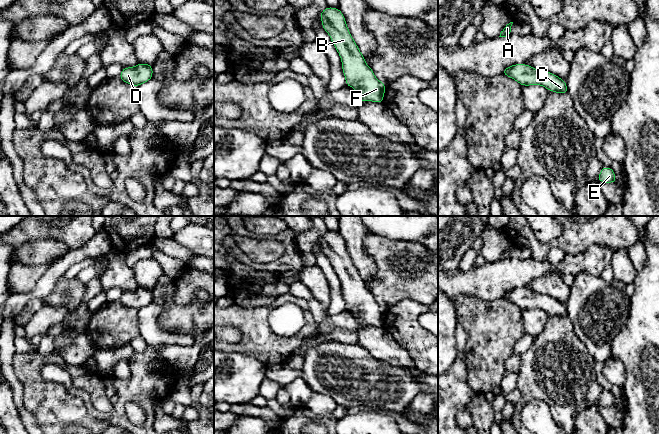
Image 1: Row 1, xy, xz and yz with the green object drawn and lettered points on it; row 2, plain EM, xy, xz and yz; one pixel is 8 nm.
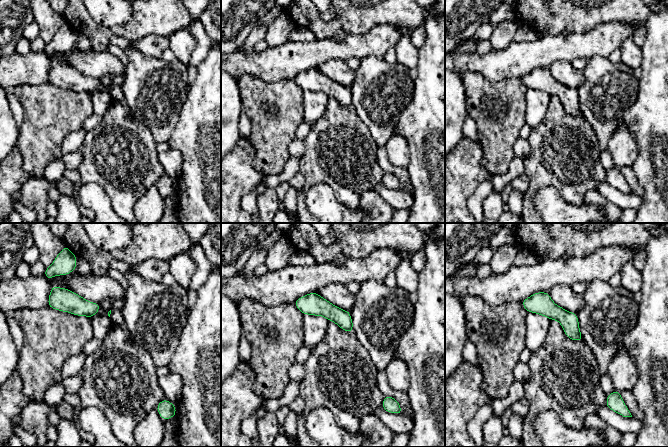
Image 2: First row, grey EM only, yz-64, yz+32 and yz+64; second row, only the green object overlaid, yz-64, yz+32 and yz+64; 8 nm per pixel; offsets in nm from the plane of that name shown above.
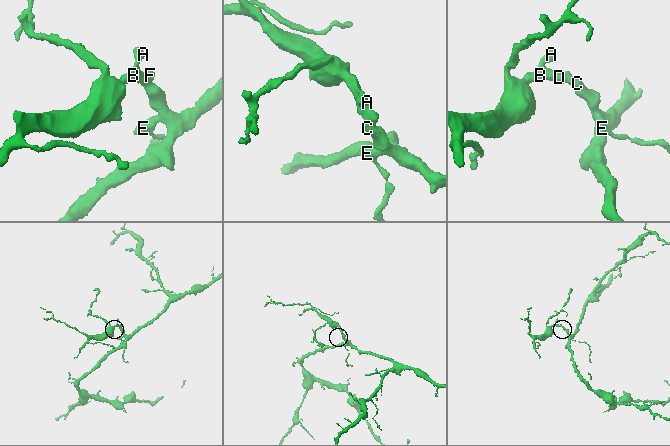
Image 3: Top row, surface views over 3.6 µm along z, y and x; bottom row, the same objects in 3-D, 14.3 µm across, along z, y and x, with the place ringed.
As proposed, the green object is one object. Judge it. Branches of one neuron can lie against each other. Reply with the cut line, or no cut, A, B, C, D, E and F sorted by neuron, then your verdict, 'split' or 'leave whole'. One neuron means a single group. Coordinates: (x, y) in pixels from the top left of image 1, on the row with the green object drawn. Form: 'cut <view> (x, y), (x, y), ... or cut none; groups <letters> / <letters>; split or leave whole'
cut none; groups A B C D E F; leave whole

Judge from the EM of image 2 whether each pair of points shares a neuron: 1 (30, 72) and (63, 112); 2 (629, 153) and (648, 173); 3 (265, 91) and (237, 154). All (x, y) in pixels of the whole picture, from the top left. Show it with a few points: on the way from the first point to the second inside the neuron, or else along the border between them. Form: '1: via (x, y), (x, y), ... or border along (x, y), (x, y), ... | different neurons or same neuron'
1: border along (48, 83), (40, 85), (19, 84), (17, 86) | different neurons
2: border along (634, 135), (636, 158), (631, 165) | different neurons
3: border along (247, 139), (254, 150), (253, 162) | different neurons

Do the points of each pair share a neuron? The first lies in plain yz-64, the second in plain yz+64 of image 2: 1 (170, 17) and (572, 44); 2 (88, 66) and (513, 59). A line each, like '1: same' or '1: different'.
1: different
2: different

